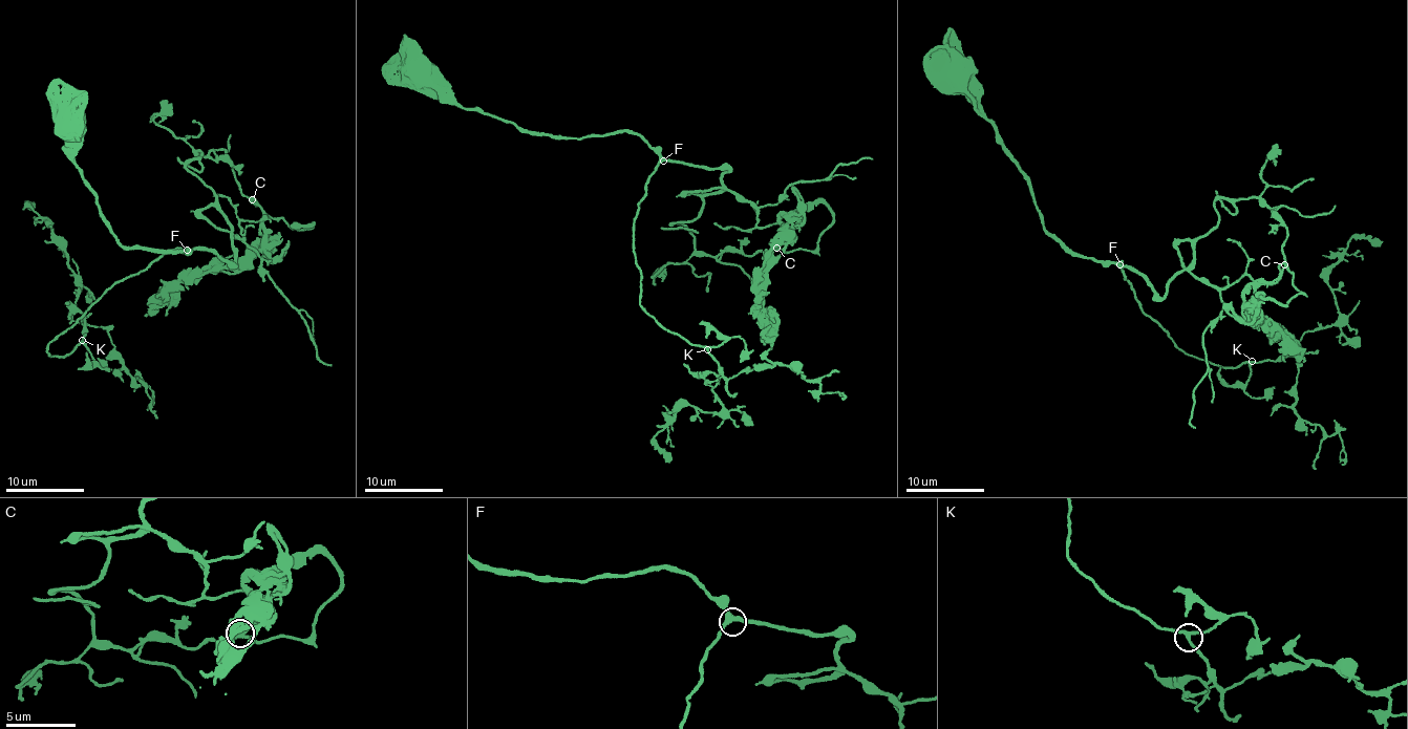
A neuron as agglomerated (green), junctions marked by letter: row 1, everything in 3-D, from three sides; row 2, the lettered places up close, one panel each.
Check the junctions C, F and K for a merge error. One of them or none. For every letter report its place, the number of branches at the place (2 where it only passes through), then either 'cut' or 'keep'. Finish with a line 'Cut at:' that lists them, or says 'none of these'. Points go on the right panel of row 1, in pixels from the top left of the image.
C: (1284, 264) | 3 | keep
F: (1120, 264) | 3 | keep
K: (1252, 361) | 3 | keep
Cut at: none of these

